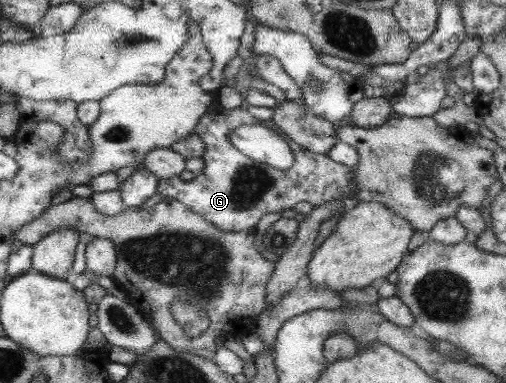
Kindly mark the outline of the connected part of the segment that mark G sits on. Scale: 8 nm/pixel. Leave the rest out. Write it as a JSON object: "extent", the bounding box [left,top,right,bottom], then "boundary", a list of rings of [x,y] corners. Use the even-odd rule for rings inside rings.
{"extent":[159,106,355,233],"boundary":[[[219,106],[208,110],[195,130],[205,144],[205,154],[202,156],[204,169],[189,182],[182,181],[179,176],[162,180],[159,192],[163,198],[183,202],[184,206],[195,214],[202,215],[220,231],[236,233],[254,231],[264,215],[291,210],[299,202],[309,202],[317,207],[341,198],[348,199],[354,194],[355,174],[350,167],[335,162],[330,155],[304,150],[294,140],[290,140],[272,119],[263,120],[260,125],[272,129],[284,138],[294,156],[293,166],[282,171],[241,154],[229,137],[238,126],[244,125],[244,120],[239,116],[240,109]]]}

